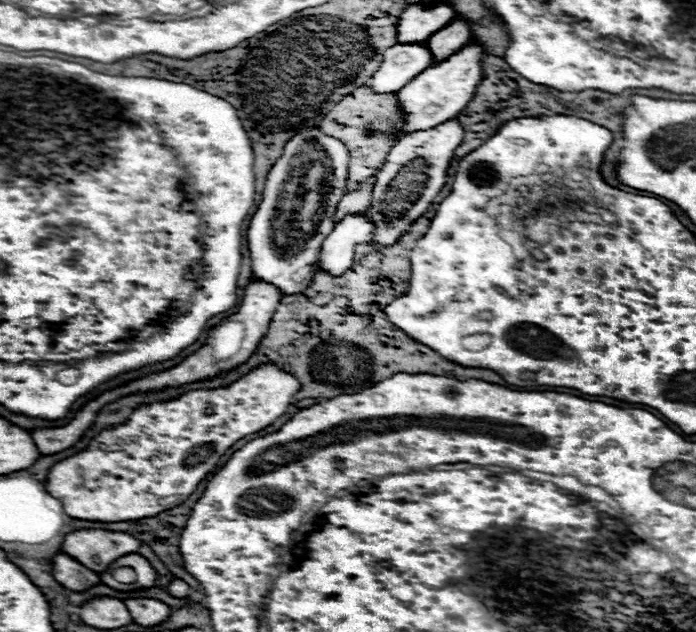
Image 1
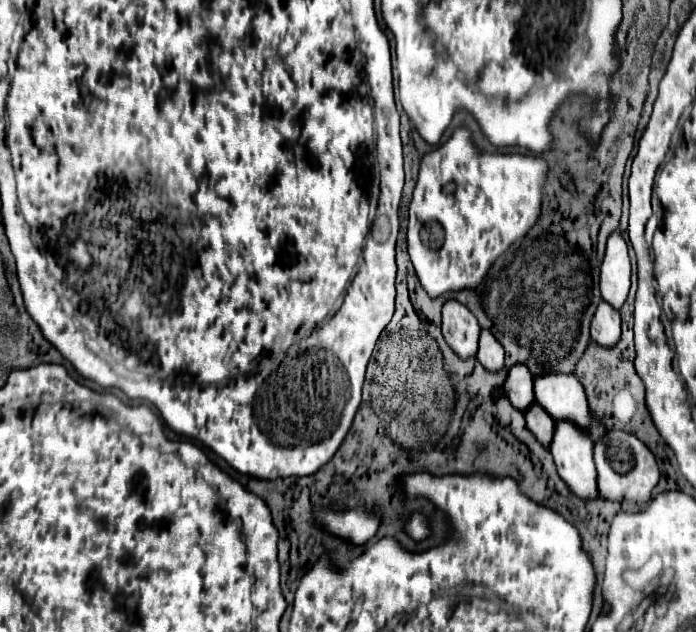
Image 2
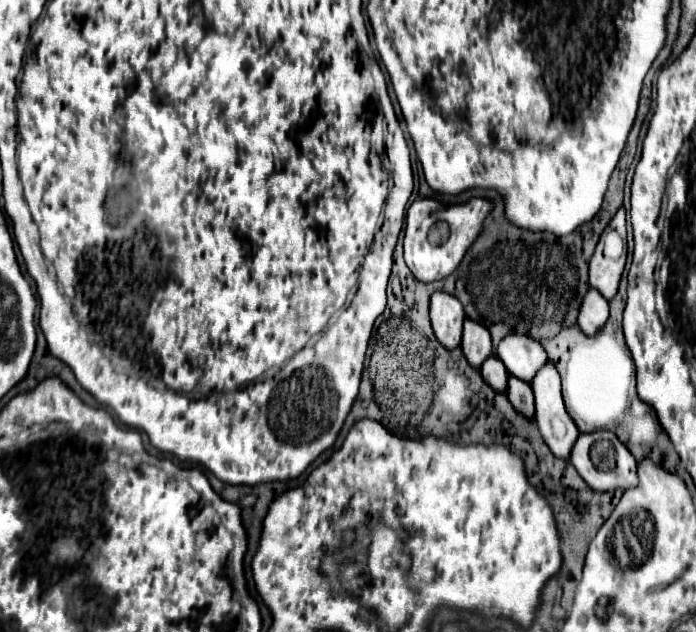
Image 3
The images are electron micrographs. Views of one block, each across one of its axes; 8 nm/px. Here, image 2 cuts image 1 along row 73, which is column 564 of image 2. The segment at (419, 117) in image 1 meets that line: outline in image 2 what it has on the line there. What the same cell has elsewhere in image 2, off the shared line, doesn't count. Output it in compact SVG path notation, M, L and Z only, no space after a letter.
M562 420L556 424L556 434L554 434L554 440L550 444L550 452L554 456L560 478L568 484L568 488L576 496L598 496L598 484L596 484L598 472L594 468L592 448L594 448L594 442L582 430L578 430L578 426L574 426L572 422Z

